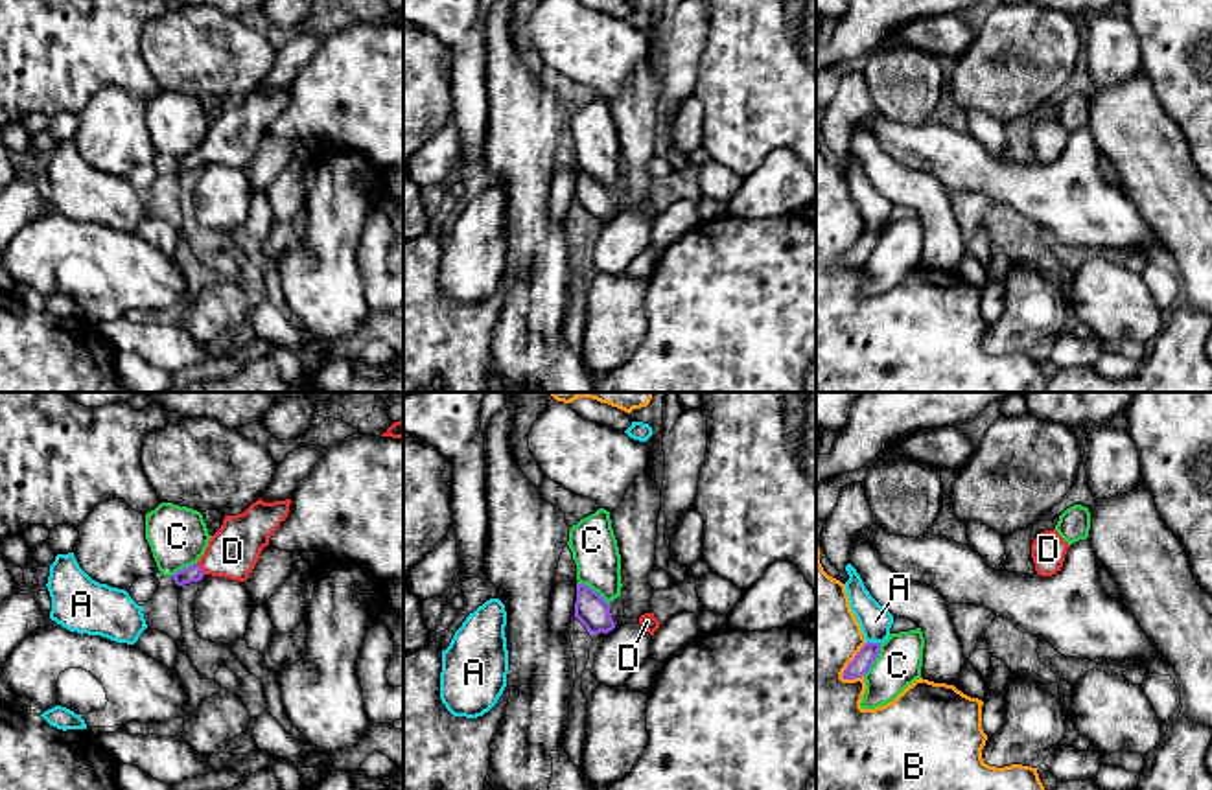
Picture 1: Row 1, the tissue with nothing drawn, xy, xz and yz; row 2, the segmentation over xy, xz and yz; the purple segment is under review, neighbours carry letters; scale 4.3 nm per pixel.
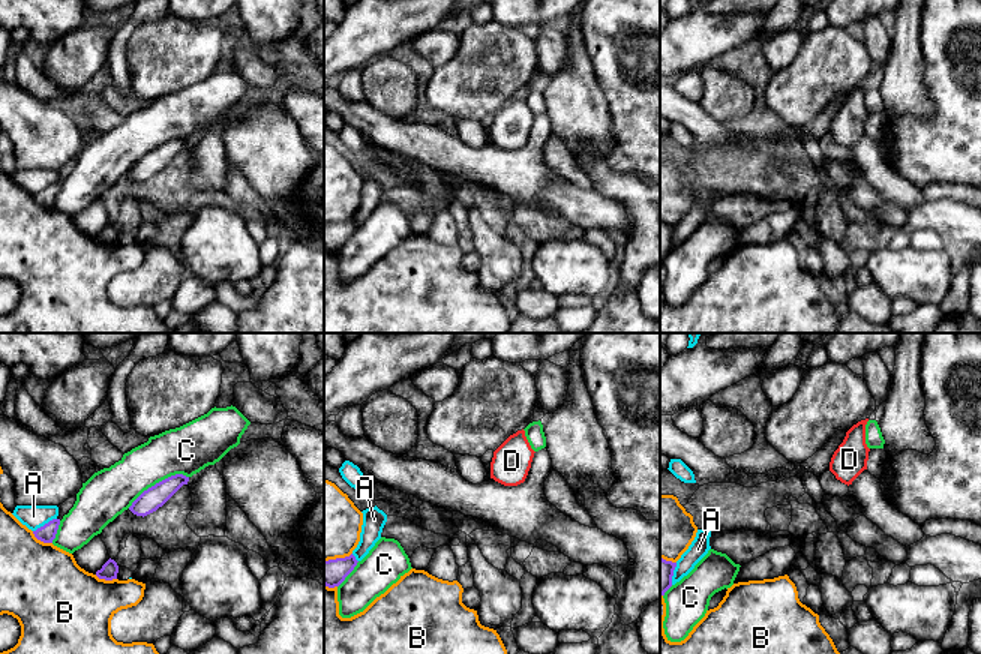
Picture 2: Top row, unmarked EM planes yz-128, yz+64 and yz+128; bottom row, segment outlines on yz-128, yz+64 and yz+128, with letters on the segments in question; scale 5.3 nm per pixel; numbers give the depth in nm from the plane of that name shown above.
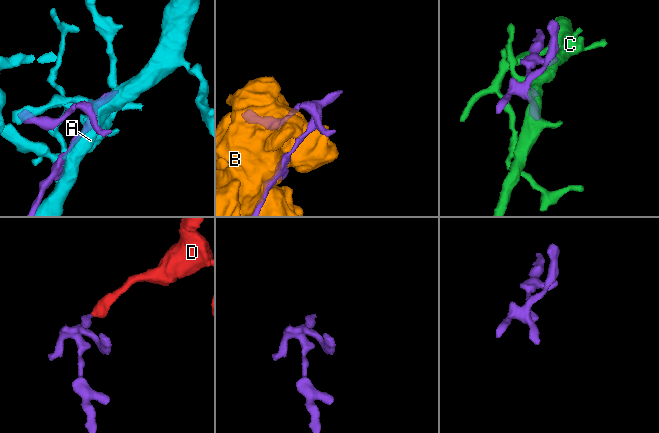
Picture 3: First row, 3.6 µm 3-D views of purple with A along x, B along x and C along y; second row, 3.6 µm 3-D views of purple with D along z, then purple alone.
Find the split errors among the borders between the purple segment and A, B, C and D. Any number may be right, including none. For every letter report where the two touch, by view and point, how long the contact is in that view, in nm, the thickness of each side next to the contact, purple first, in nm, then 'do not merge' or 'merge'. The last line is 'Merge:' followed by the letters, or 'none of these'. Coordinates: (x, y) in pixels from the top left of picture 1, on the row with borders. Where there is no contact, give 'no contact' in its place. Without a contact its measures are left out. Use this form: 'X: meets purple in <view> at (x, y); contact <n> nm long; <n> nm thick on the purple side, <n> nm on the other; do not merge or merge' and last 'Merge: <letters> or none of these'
A: meets purple in yz at (874, 643); contact 70 nm long; 80 nm thick on the purple side, 140 nm on the other; do not merge
B: meets purple in yz at (851, 662); contact 190 nm long; 80 nm thick on the purple side, 380 nm on the other; do not merge
C: meets purple in xz at (592, 590); contact 170 nm long; 150 nm thick on the purple side, 200 nm on the other; do not merge
D: meets purple in xy at (201, 569); contact 60 nm long; 80 nm thick on the purple side, 220 nm on the other; merge
Merge: D

